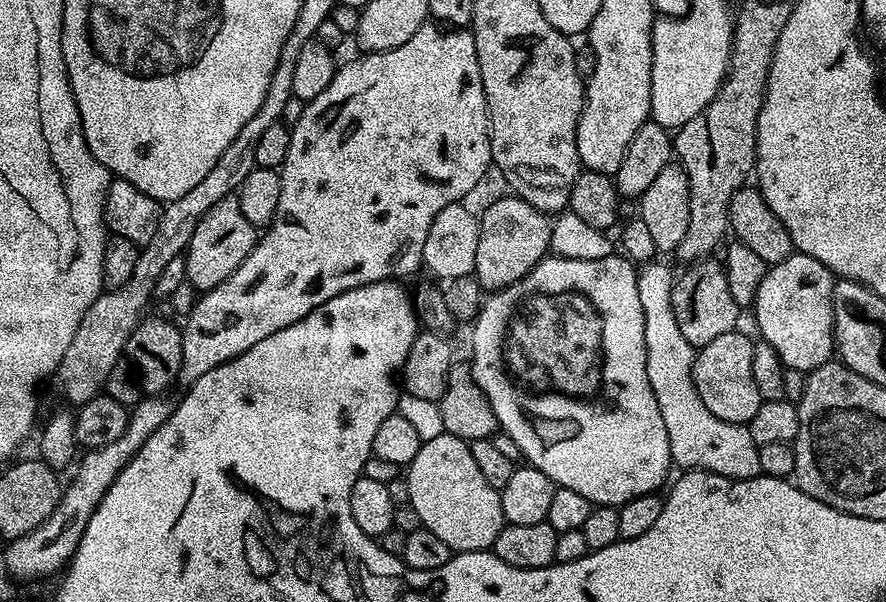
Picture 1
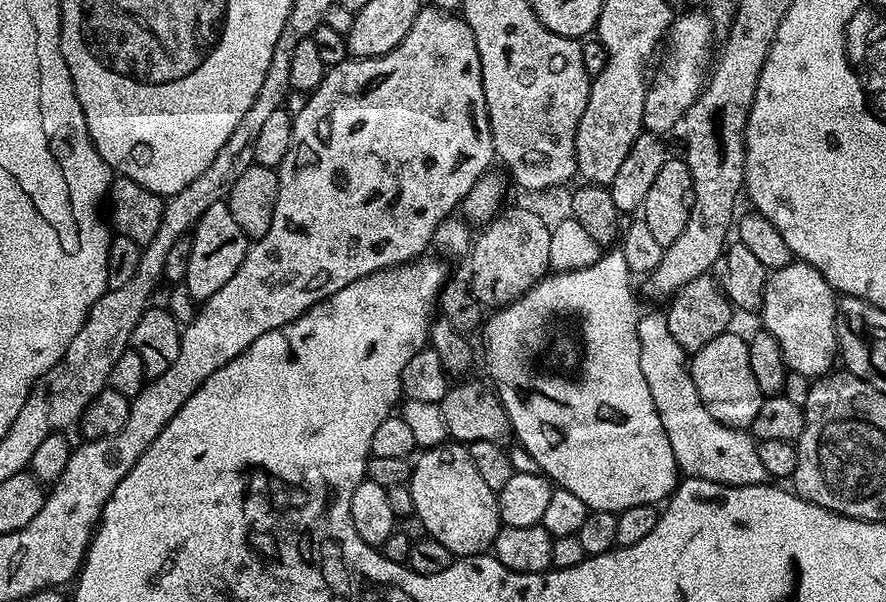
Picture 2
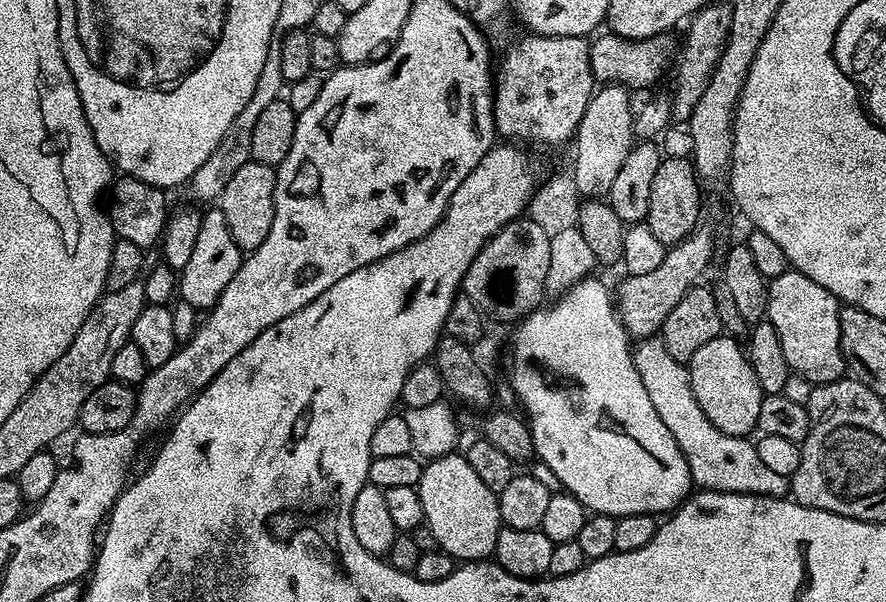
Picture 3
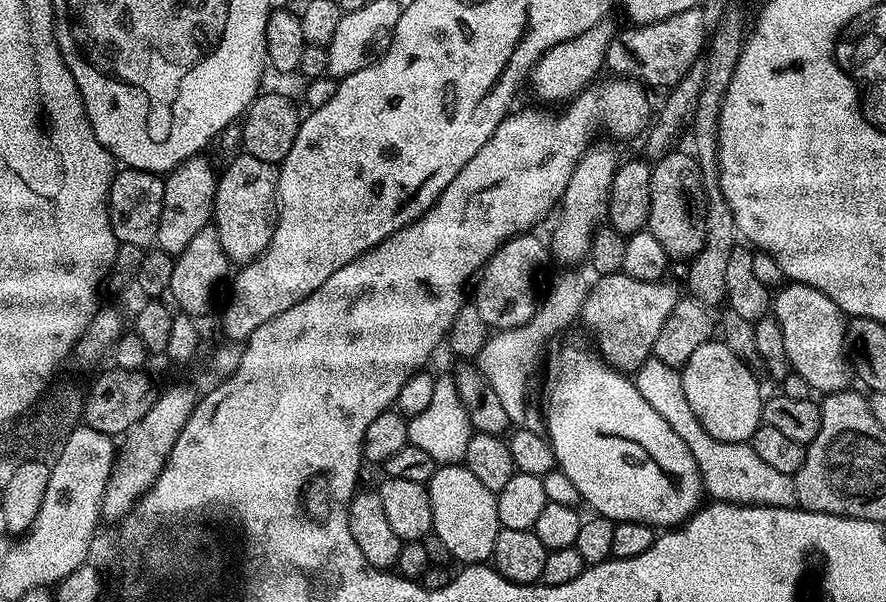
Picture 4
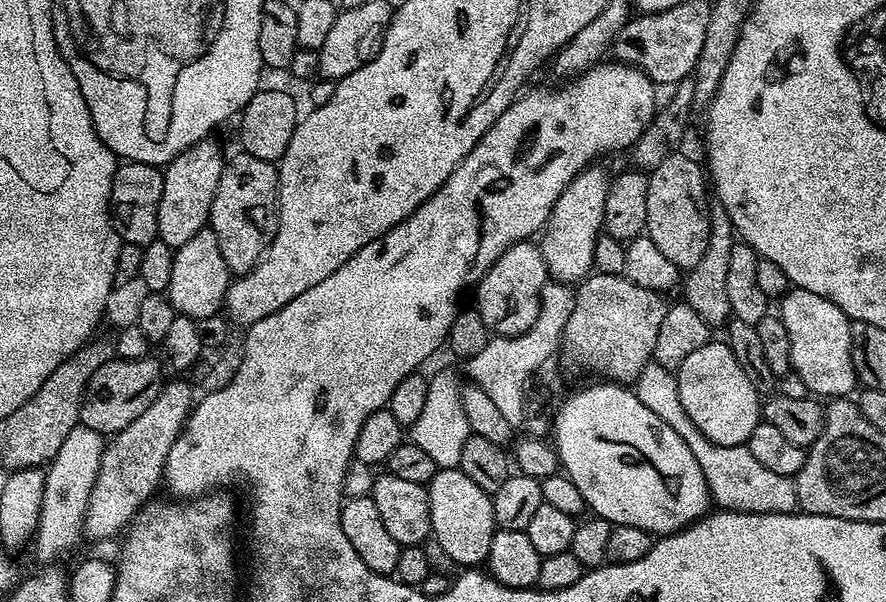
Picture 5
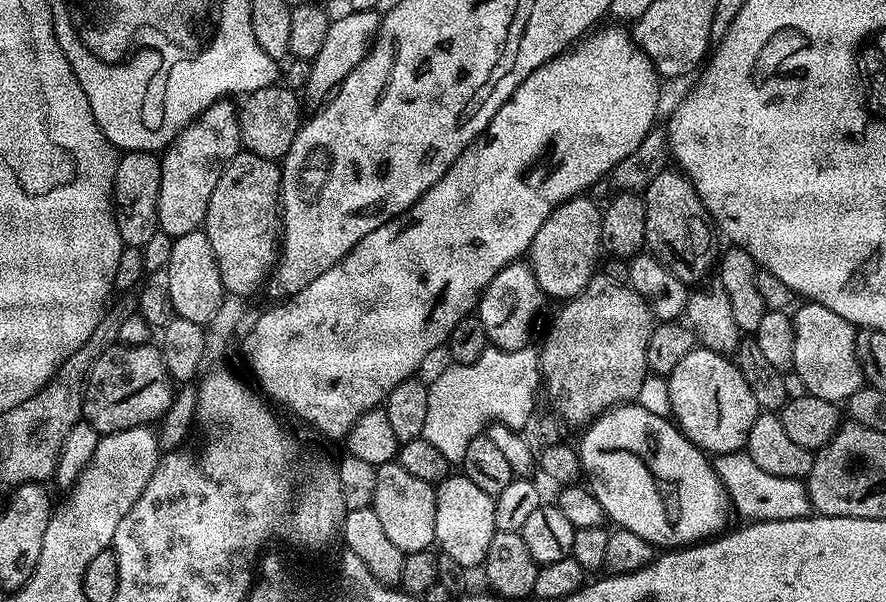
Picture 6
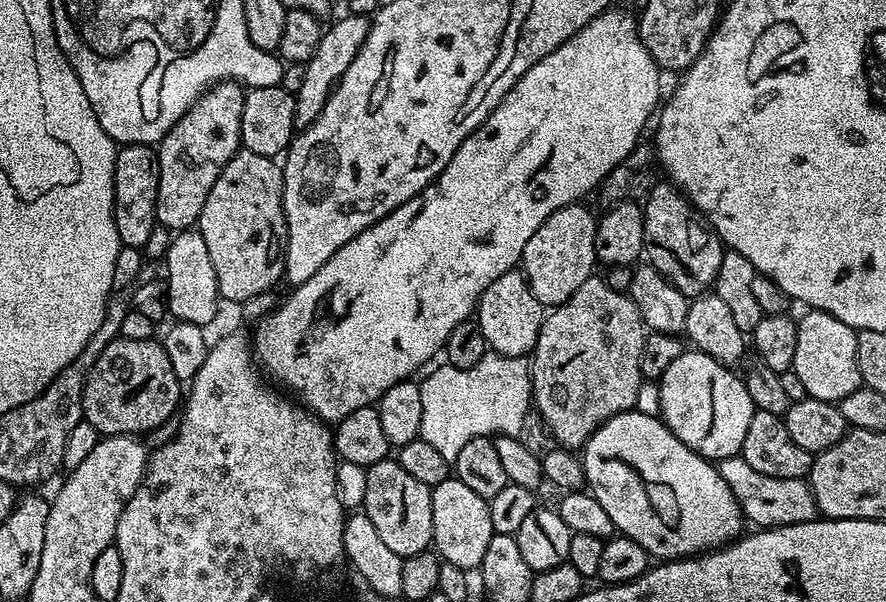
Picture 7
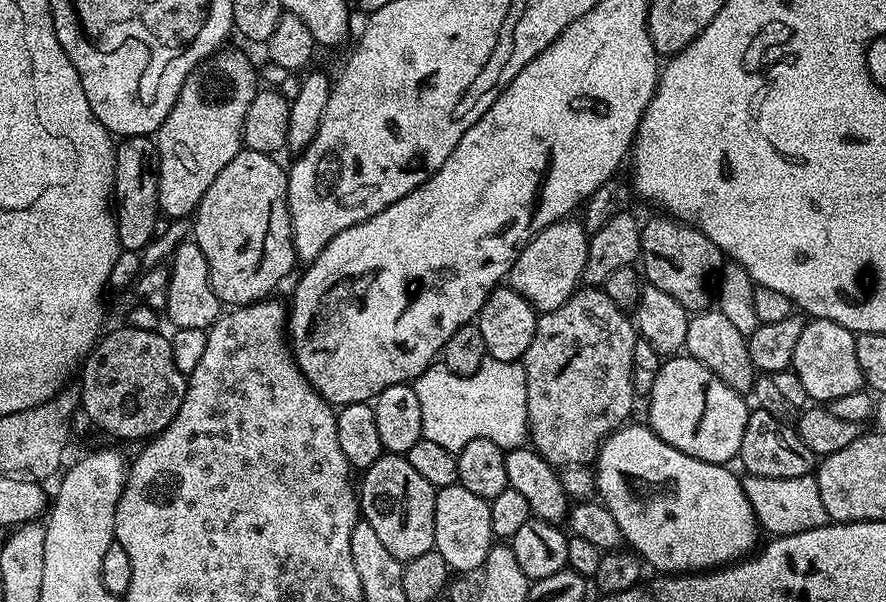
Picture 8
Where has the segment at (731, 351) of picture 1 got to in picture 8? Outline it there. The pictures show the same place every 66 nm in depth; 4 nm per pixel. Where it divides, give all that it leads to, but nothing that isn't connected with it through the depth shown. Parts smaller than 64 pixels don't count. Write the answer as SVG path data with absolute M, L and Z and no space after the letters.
M677 354L661 363L658 378L654 378L654 386L646 397L648 403L646 423L658 434L658 438L662 438L662 442L674 446L674 450L682 450L682 454L698 458L702 462L727 465L732 462L728 460L735 461L739 457L742 434L746 434L750 404L744 400L746 399L741 393L718 378L717 374L708 369L703 362L687 354Z

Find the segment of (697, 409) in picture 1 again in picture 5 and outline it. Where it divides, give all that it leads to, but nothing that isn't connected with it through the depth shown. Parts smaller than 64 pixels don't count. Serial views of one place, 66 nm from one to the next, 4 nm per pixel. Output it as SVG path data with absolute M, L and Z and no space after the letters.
M650 362L638 374L634 385L634 391L638 402L649 410L654 410L686 446L690 446L690 454L698 458L698 466L702 466L702 474L706 478L708 495L713 501L716 500L721 509L733 512L753 512L754 514L786 514L795 513L798 505L796 503L796 481L793 477L774 474L774 470L766 470L762 462L757 462L754 454L743 444L738 446L718 446L710 442L690 422L690 414L682 410L682 402L678 398L678 382L673 369L664 368L660 364Z

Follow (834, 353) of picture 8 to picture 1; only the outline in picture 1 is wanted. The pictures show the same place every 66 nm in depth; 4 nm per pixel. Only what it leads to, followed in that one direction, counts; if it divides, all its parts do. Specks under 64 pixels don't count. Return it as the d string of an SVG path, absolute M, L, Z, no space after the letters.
M796 252L785 261L771 265L762 278L754 305L756 328L760 331L759 339L774 346L785 368L807 374L833 359L833 283L831 270L805 252Z

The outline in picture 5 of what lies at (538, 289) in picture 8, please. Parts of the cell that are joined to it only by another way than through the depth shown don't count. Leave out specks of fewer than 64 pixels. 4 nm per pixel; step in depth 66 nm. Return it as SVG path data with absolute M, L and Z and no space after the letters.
M589 166L581 170L570 186L562 190L558 202L554 202L552 207L552 217L544 225L538 240L549 277L565 286L583 281L594 268L594 246L604 227L606 194L610 183L609 173L596 167Z

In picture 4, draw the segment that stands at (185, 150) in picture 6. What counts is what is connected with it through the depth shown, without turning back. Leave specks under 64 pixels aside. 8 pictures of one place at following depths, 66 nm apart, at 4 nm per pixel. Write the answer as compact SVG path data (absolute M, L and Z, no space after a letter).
M203 155L191 156L167 173L164 180L164 205L162 218L158 218L155 247L173 258L180 256L182 250L190 246L190 241L198 234L198 230L214 220L218 174L204 159Z

